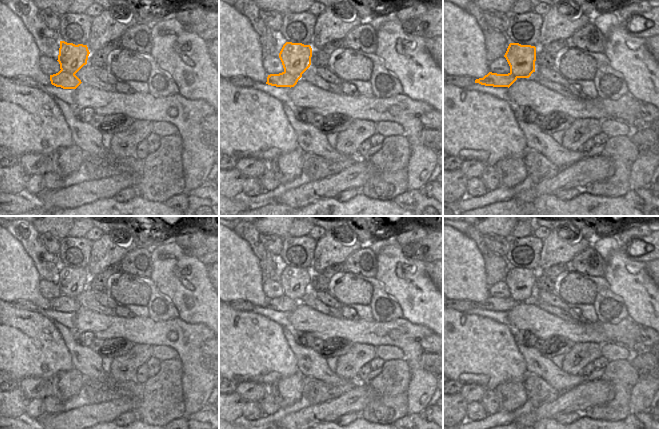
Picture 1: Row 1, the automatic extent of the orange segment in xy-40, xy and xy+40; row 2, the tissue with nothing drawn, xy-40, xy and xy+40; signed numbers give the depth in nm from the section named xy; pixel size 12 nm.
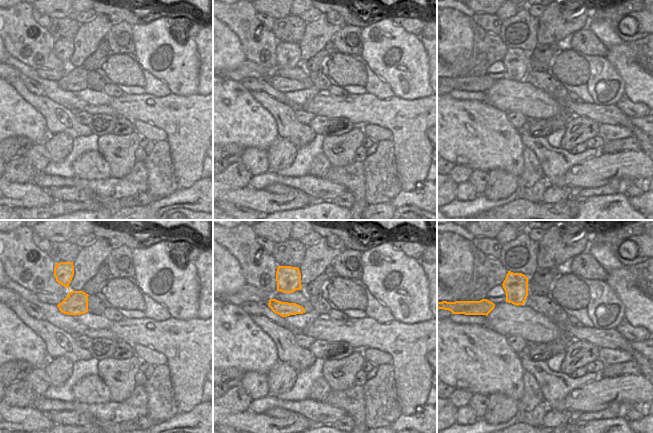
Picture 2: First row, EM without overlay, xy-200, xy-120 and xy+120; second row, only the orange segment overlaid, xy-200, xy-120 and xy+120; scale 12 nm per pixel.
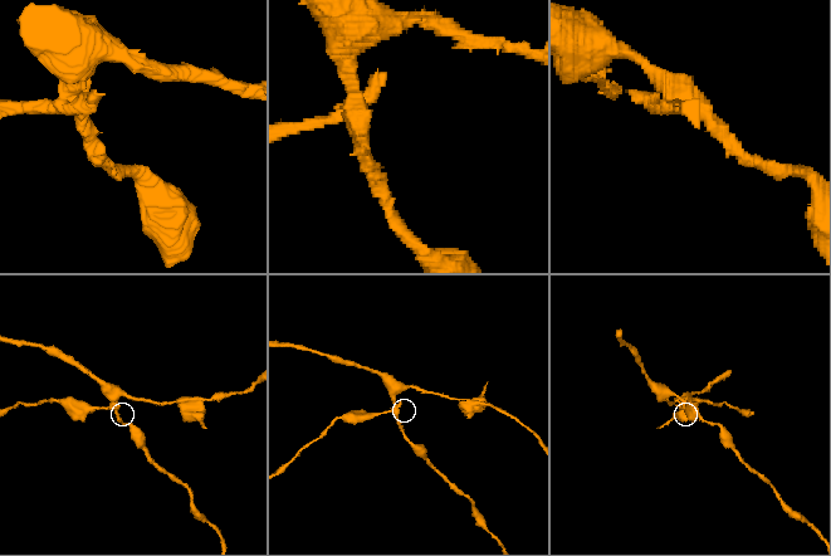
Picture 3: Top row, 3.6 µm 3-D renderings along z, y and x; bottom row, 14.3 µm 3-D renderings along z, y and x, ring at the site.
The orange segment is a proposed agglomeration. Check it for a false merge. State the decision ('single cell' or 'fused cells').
fused cells

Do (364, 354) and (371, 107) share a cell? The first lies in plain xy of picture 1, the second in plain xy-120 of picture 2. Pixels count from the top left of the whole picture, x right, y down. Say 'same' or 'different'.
different

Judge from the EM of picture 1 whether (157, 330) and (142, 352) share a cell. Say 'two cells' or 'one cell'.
two cells

